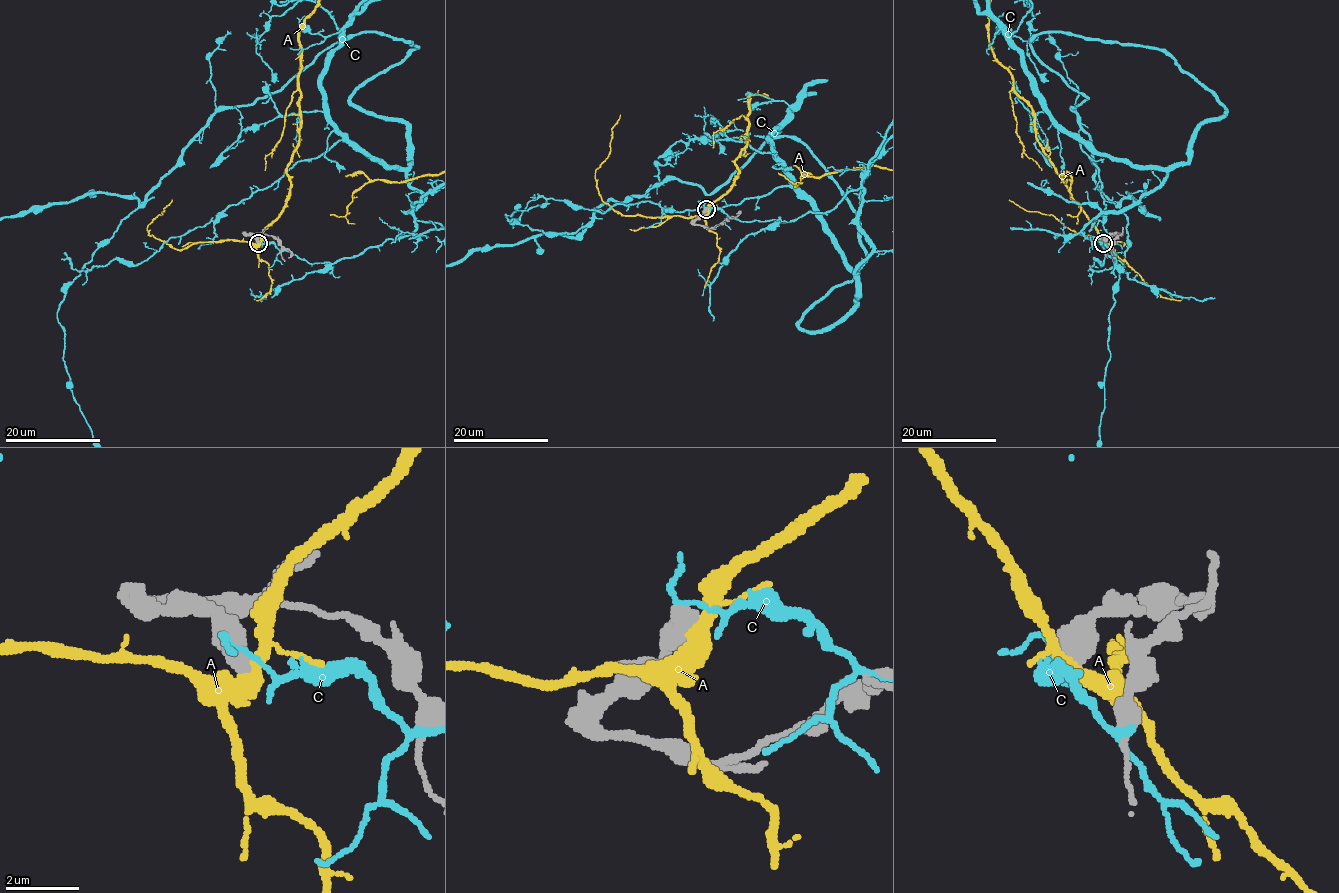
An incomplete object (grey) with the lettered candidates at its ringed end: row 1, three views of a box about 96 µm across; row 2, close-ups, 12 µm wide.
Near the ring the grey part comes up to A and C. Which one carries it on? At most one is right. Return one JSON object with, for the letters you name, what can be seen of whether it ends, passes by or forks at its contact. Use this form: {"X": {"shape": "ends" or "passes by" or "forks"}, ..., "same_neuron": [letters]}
{"same_neuron": []}

